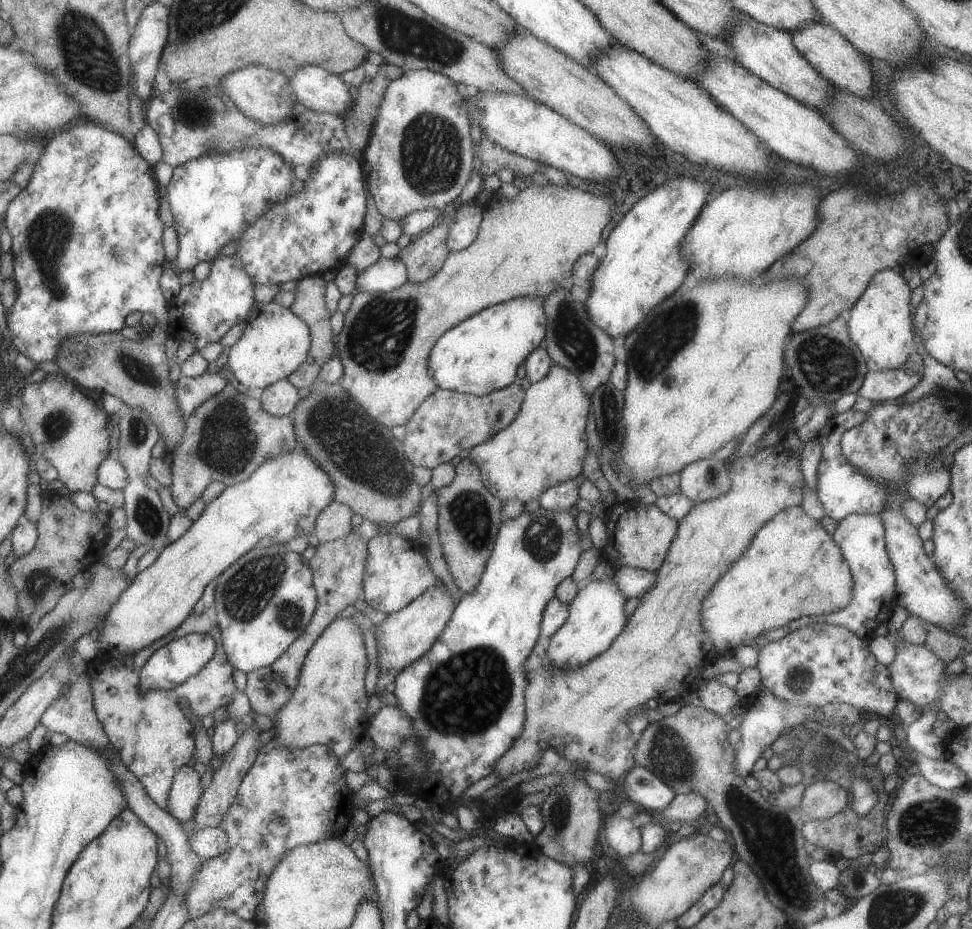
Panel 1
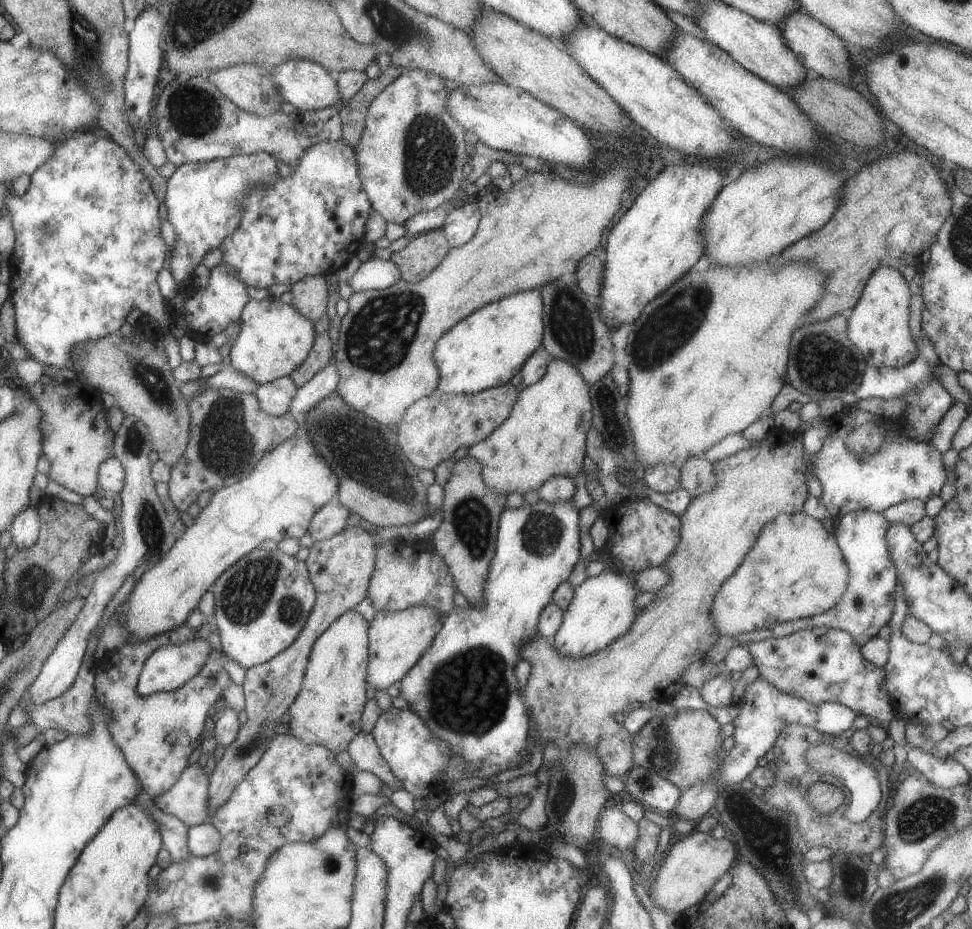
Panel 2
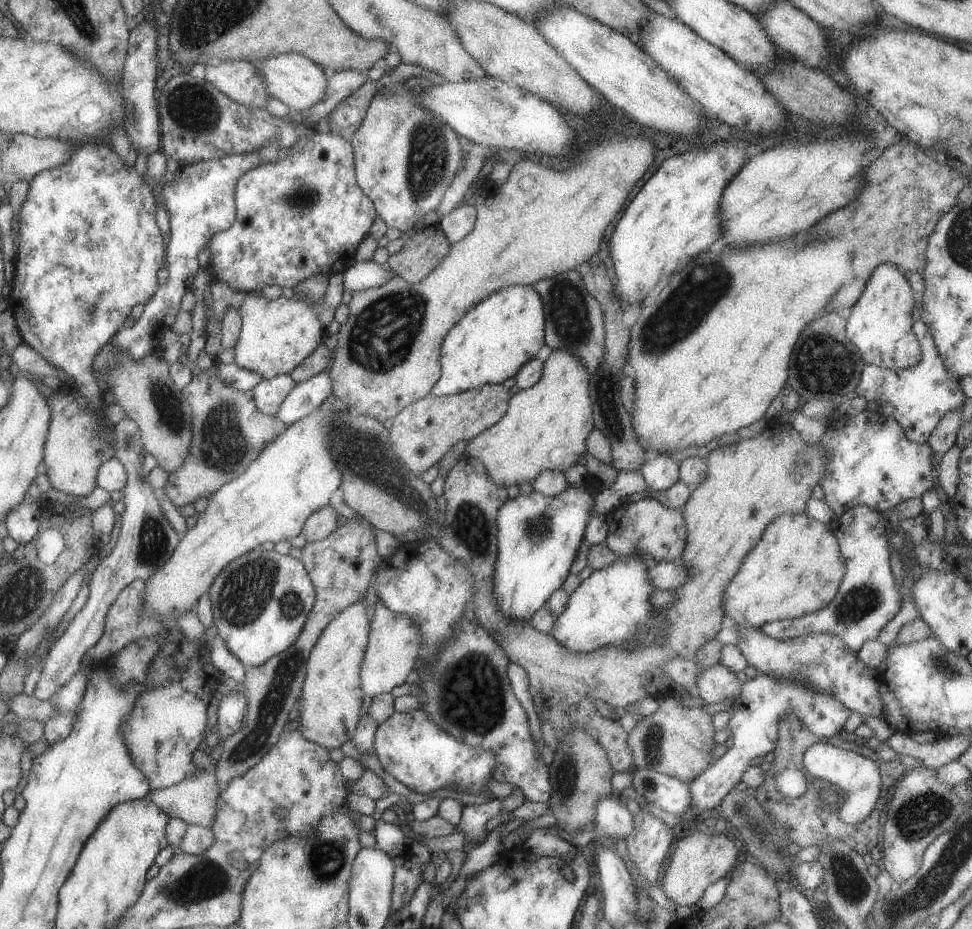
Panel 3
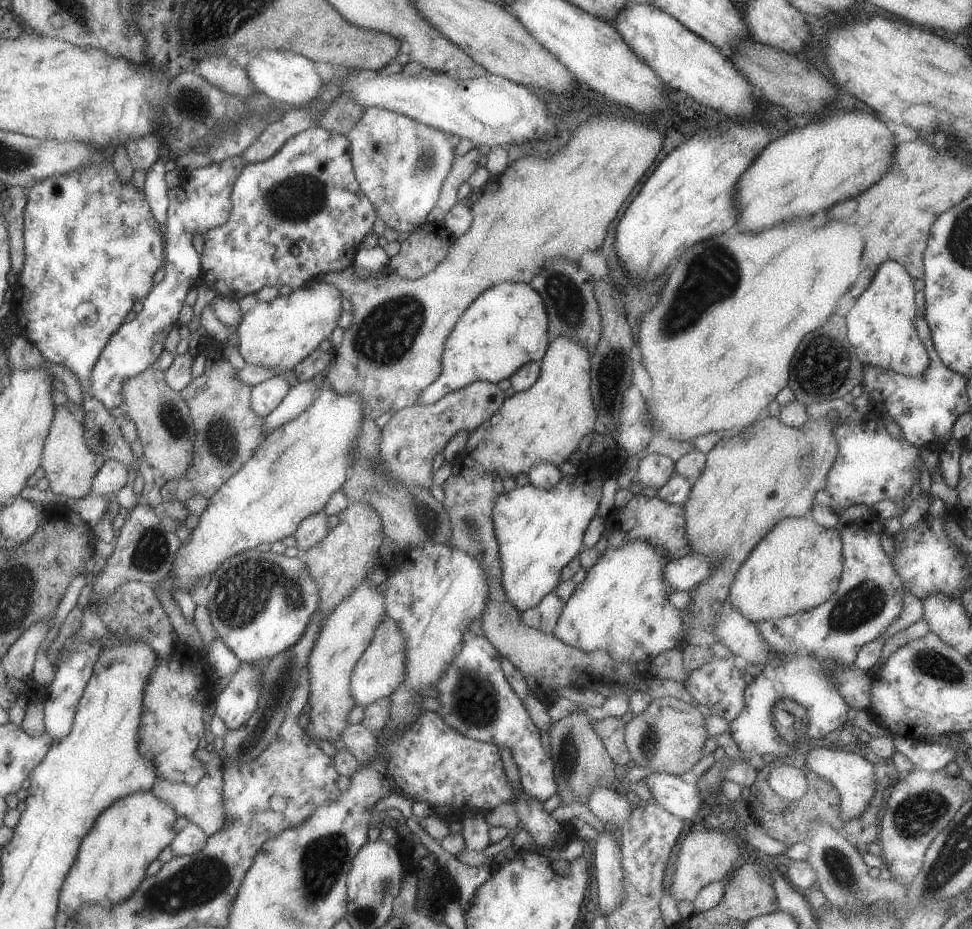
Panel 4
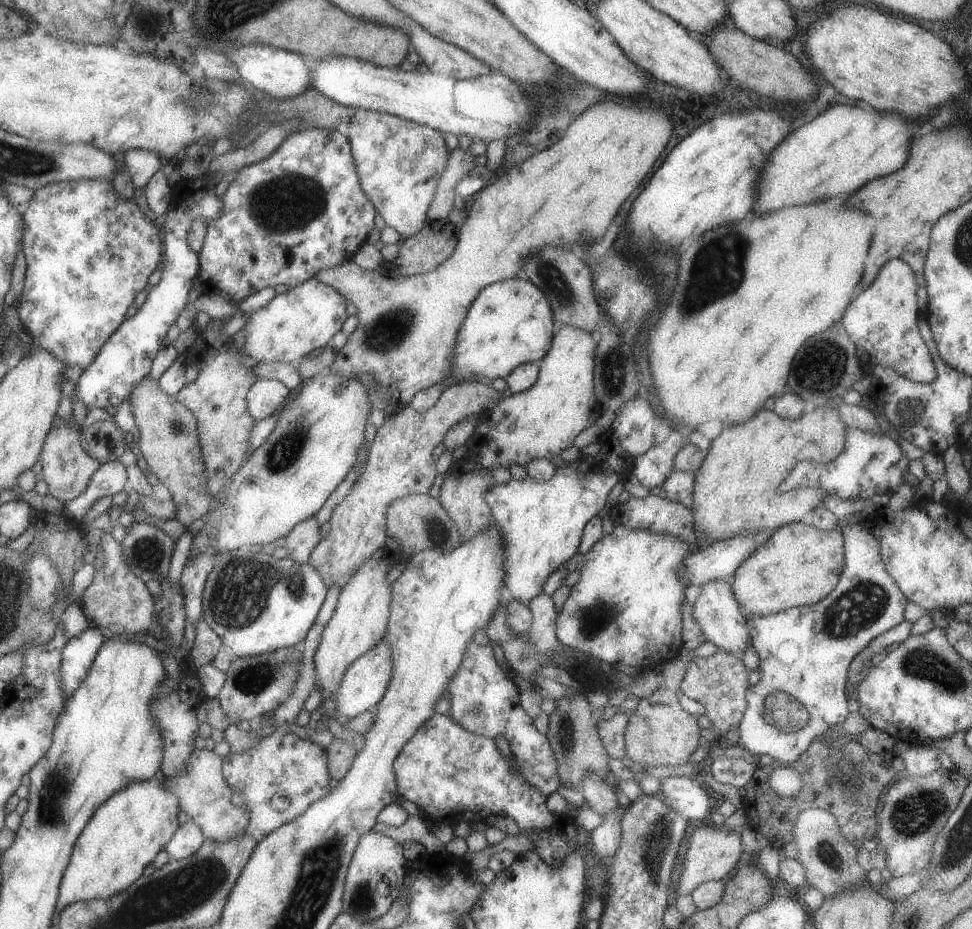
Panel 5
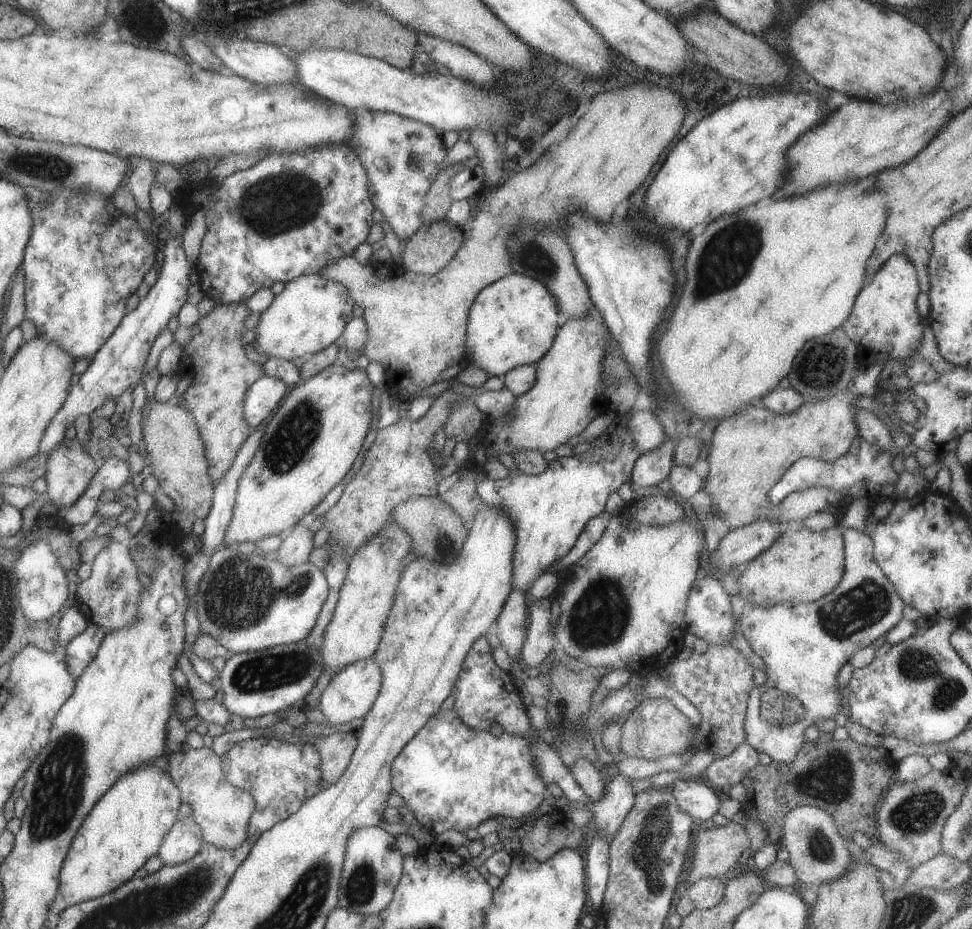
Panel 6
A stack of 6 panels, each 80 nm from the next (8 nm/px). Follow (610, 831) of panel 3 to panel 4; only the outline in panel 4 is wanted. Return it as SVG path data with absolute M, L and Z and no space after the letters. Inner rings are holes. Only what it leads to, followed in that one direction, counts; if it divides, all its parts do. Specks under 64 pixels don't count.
M593 787L590 790L586 807L603 824L612 824L621 827L628 821L633 806L626 801L627 798L618 794L613 788Z

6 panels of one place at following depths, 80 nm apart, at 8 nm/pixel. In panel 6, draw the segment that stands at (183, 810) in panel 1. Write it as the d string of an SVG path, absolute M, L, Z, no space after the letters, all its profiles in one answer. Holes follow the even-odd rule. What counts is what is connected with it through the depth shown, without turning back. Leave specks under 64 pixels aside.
M185 746L167 758L167 773L179 790L181 803L191 806L191 818L201 830L202 842L212 844L217 849L237 849L237 846L247 839L250 817L255 810L251 794L225 781L220 757L209 748L202 747L196 750Z

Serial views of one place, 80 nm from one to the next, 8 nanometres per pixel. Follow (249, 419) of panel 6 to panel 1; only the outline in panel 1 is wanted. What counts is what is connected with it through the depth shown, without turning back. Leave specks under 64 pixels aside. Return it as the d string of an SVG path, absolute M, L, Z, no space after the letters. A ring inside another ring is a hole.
M286 379L274 382L266 386L260 396L262 409L274 417L282 417L291 414L294 406L298 403L300 393Z

